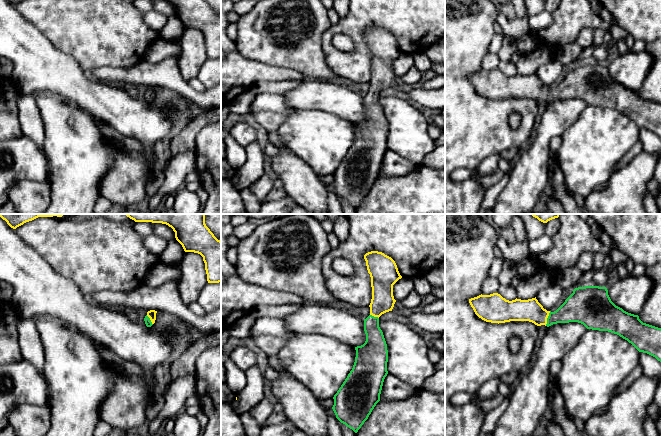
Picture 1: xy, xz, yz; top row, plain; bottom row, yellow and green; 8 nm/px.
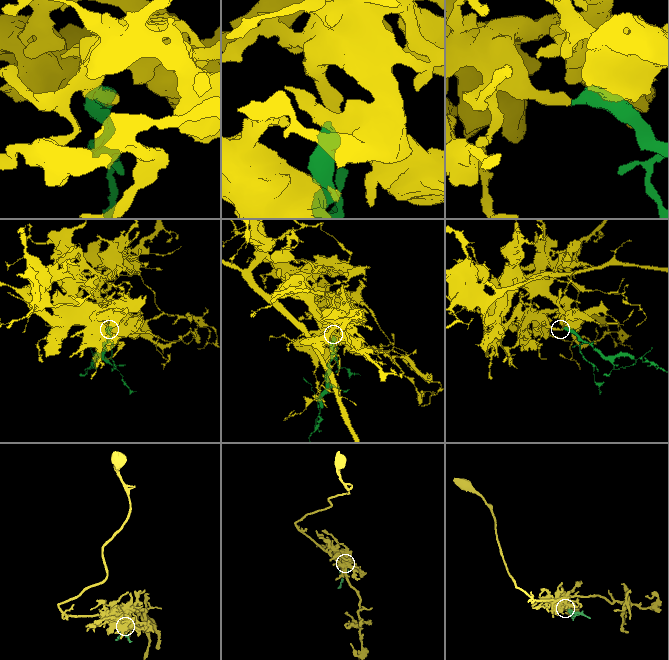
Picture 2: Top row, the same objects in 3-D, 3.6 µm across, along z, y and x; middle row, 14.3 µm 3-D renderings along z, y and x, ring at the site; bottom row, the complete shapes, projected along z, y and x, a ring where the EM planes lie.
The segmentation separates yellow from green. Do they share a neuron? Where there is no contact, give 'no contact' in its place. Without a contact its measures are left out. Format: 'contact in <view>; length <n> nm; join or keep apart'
contact in yz; length 130 nm; join

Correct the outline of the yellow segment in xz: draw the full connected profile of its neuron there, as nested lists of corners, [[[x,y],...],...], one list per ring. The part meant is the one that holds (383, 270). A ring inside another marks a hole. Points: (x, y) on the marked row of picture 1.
[[[371,251],[364,255],[364,259],[372,287],[370,315],[364,319],[366,341],[355,347],[353,368],[334,395],[332,407],[336,418],[355,433],[380,401],[383,382],[388,374],[388,350],[379,327],[379,317],[392,311],[396,302],[393,285],[402,278],[395,261],[384,253]]]

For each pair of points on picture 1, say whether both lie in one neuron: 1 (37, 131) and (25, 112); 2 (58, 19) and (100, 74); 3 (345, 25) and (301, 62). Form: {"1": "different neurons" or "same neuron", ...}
{"1": "same neuron", "2": "different neurons", "3": "different neurons"}

